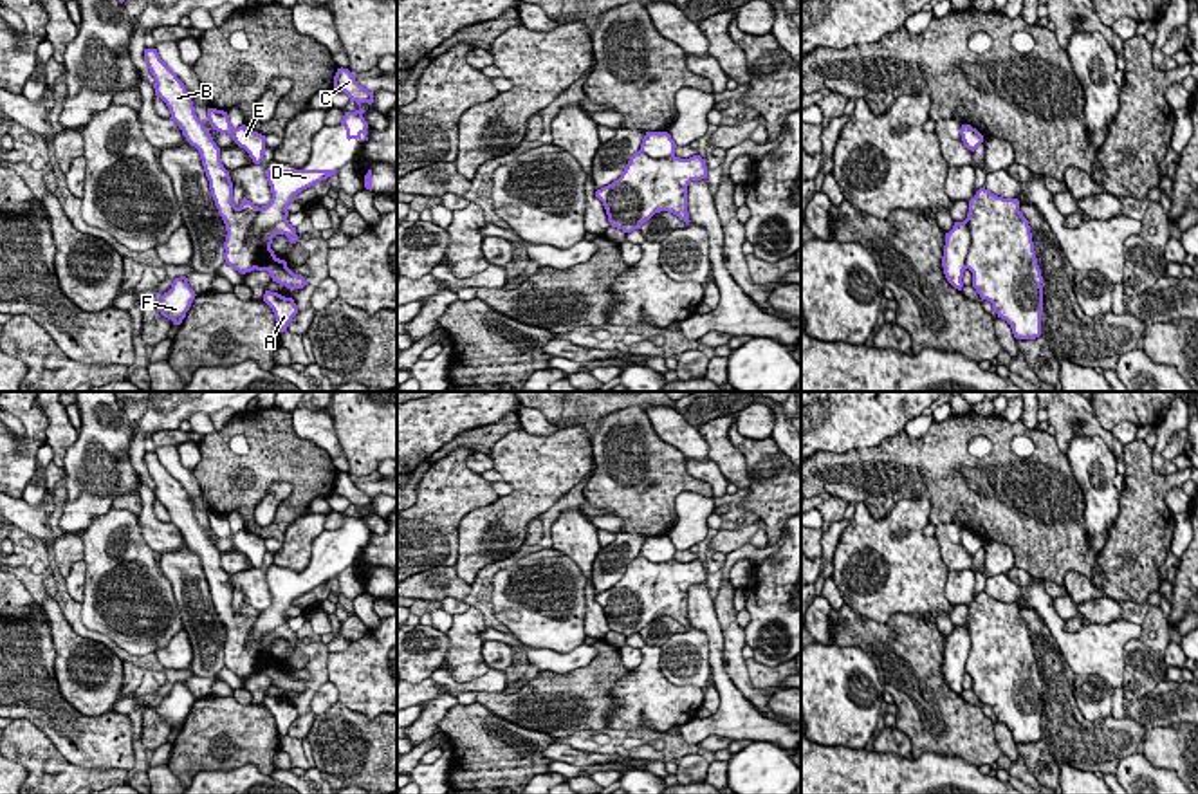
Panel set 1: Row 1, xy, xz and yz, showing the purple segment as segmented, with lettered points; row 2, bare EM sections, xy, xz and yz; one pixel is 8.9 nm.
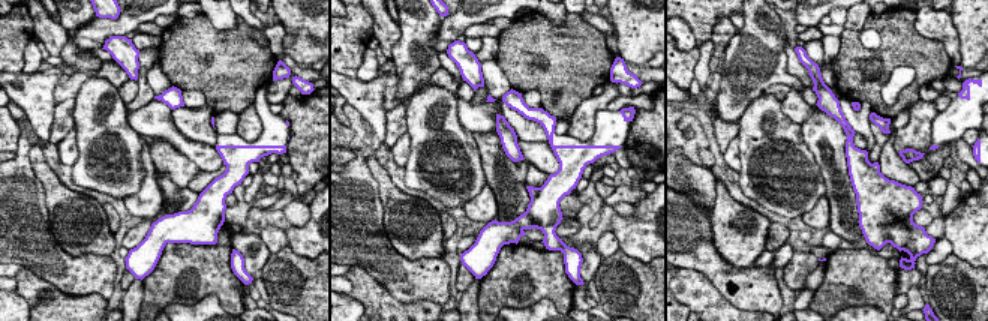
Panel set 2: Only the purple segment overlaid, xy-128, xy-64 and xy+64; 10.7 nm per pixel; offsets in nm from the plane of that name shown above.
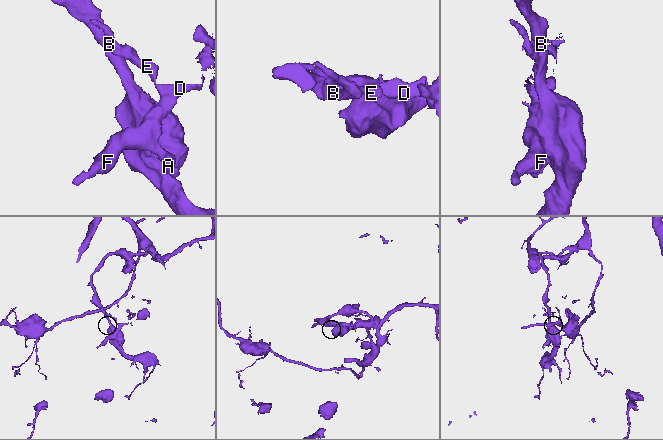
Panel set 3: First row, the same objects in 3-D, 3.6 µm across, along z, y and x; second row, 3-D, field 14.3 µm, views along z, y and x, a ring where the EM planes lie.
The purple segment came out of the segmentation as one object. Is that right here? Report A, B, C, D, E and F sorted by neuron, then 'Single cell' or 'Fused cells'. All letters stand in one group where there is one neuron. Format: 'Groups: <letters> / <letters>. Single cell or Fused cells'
Groups: A C D E F / B. Fused cells

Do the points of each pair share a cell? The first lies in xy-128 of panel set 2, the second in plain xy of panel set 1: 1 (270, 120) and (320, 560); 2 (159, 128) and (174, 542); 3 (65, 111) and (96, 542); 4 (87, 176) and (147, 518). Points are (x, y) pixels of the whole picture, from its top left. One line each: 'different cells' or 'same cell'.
1: same cell
2: same cell
3: different cells
4: different cells

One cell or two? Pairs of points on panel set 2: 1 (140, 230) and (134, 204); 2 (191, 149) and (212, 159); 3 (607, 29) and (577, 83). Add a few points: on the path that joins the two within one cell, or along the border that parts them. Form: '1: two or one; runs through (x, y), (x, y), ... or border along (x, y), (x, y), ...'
1: two; border along (141, 218), (150, 219)
2: one; runs through (195, 150), (207, 159)
3: two; border along (580, 17), (604, 36)

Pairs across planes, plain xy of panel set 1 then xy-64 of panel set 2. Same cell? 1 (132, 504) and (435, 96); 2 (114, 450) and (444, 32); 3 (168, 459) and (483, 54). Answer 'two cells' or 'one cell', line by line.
1: two cells
2: two cells
3: two cells

